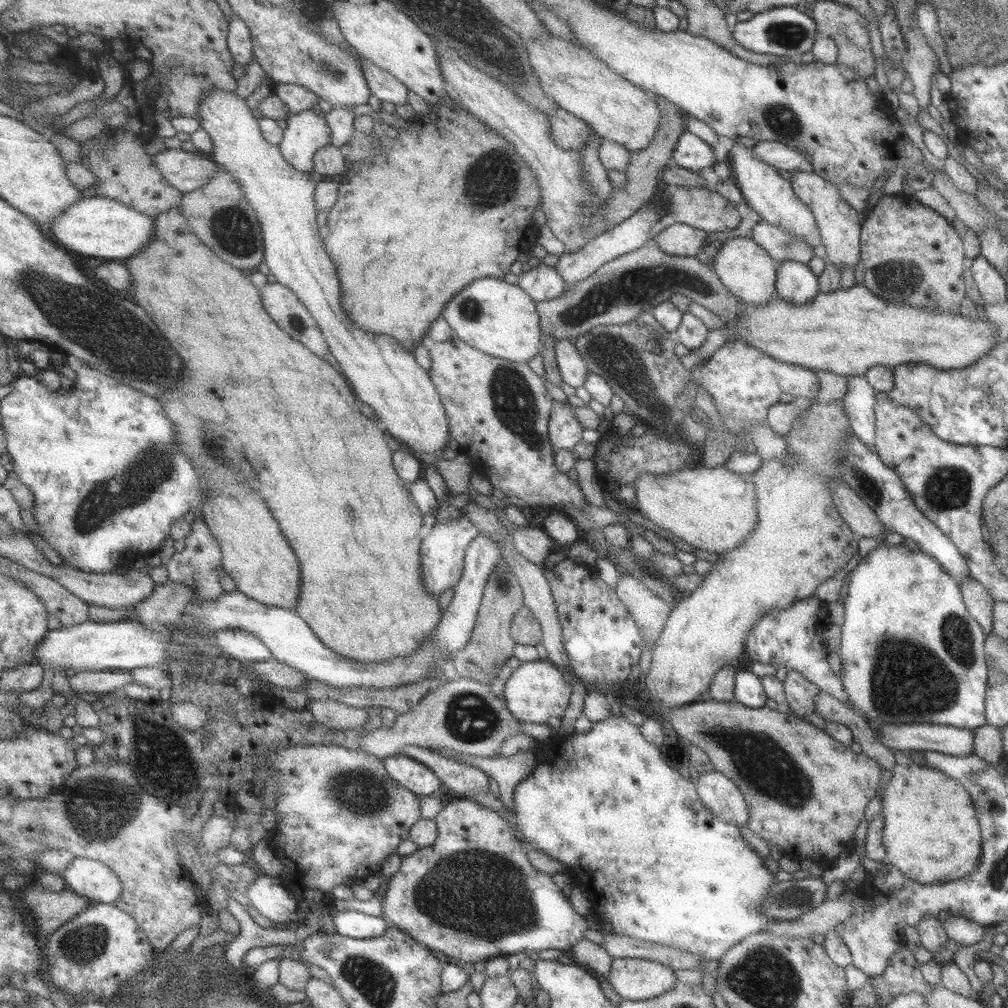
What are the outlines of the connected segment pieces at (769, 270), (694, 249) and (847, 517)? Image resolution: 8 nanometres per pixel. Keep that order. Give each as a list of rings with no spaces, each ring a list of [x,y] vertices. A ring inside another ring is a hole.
[[[750,237],[728,239],[720,245],[719,251],[713,258],[711,267],[720,277],[724,286],[740,300],[757,307],[764,306],[769,300],[777,296],[776,273],[779,264]]]
[[[669,221],[664,229],[652,235],[658,248],[670,256],[695,256],[703,248],[708,232],[688,226],[688,224]]]
[[[831,482],[832,496],[842,519],[858,538],[880,538],[887,529],[872,510],[846,483]]]

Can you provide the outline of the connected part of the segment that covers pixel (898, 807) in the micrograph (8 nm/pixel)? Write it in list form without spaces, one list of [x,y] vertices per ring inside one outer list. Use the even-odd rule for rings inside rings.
[[[893,750],[893,753],[895,754],[896,764],[890,770],[890,780],[886,783],[886,786],[883,786],[883,793],[881,796],[881,815],[884,819],[883,843],[887,850],[887,859],[885,862],[892,864],[894,868],[898,868],[904,876],[908,876],[911,880],[924,884],[948,883],[964,878],[964,876],[968,876],[968,874],[972,874],[972,872],[978,868],[978,864],[980,864],[980,857],[982,856],[982,846],[980,846],[980,844],[982,844],[982,838],[980,838],[981,828],[970,793],[963,784],[960,784],[951,776],[944,774],[944,772],[937,771],[930,766],[923,767],[920,766],[920,764],[916,764],[916,762],[912,761],[911,755],[907,752]]]

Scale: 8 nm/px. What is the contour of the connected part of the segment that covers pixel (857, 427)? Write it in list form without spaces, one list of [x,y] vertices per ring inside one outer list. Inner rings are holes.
[[[864,375],[848,376],[848,391],[842,400],[852,431],[872,451],[875,451],[876,438],[876,394]]]

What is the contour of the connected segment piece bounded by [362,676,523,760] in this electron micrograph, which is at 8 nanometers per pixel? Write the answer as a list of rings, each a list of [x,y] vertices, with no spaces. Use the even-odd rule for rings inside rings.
[[[462,676],[458,680],[444,681],[435,691],[410,712],[398,715],[395,725],[382,727],[365,734],[362,750],[381,759],[403,754],[407,746],[424,748],[451,748],[476,756],[498,757],[508,738],[523,733],[522,721],[512,712],[506,698],[496,696],[490,685],[475,678]]]

